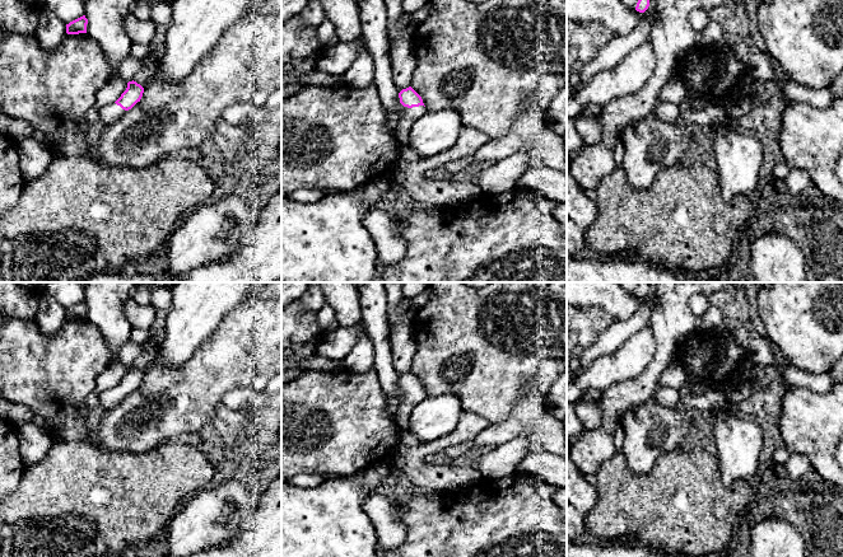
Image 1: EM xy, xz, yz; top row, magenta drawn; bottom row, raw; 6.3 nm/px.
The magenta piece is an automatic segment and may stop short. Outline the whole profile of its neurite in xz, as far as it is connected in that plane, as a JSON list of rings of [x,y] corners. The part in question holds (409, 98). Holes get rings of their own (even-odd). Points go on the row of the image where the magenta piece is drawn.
[[[411,86],[400,89],[397,99],[404,106],[404,114],[396,125],[395,137],[400,146],[405,146],[409,144],[409,132],[413,123],[420,118],[427,109],[422,97]]]

